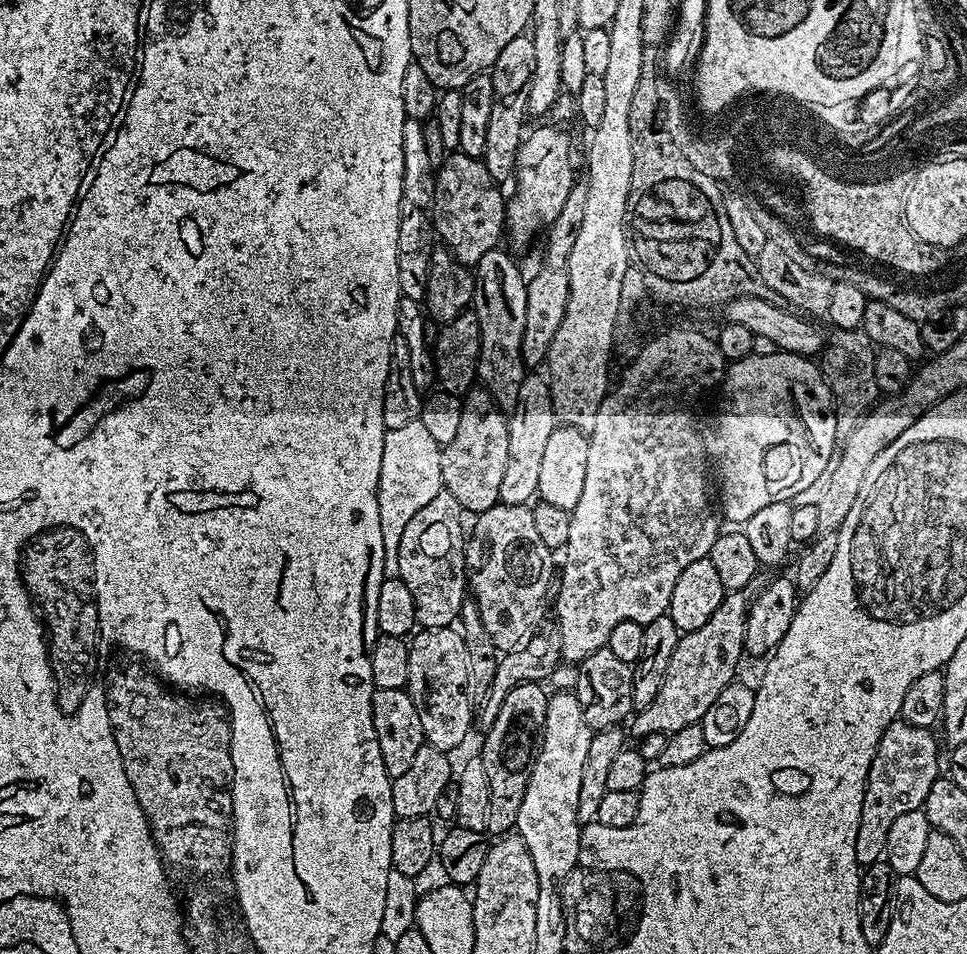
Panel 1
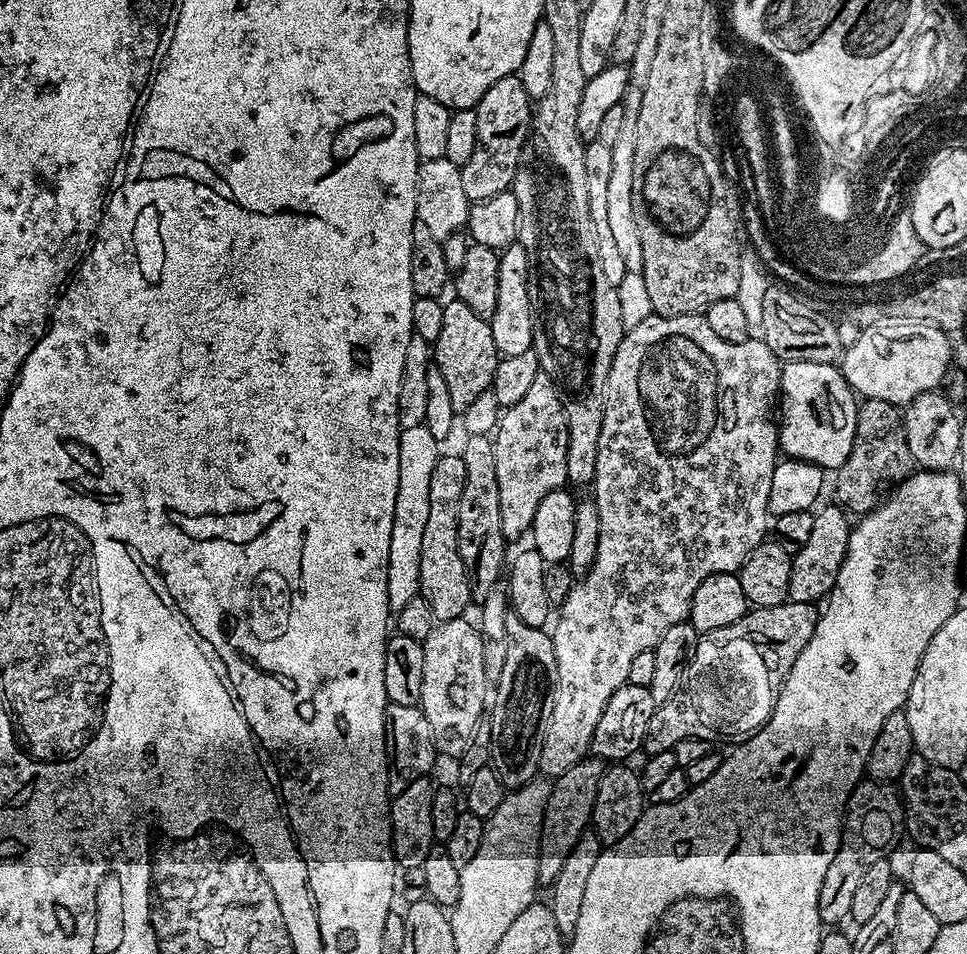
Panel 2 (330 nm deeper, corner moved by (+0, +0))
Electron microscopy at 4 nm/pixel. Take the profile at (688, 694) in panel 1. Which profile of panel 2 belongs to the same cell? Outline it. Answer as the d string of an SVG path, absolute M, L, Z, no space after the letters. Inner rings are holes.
M585 758L579 760L574 766L570 766L570 770L566 770L566 774L557 776L551 781L550 798L540 827L538 878L541 885L551 885L552 881L558 878L558 870L562 870L566 858L570 858L570 850L574 850L574 846L578 846L581 836L589 831L592 807L605 771L605 765L599 759Z

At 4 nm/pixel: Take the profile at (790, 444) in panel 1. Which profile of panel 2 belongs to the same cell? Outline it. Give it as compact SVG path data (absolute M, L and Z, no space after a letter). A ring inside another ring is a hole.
M789 360L780 370L780 395L778 397L778 448L785 457L816 464L823 470L835 470L846 462L854 442L856 429L857 393L846 382L836 364Z

